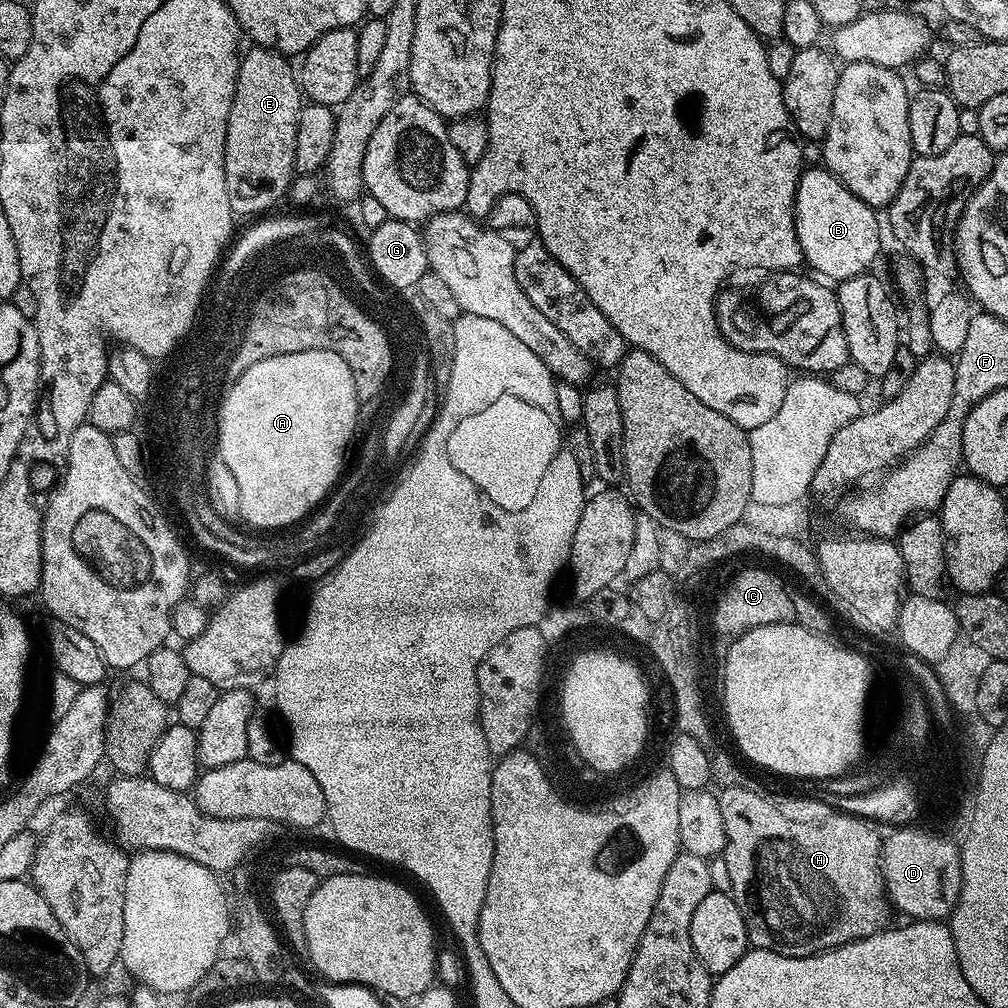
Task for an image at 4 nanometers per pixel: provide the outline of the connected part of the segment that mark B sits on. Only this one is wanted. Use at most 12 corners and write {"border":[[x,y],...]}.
{"border":[[827,168],[796,187],[807,267],[833,282],[880,252],[877,209]]}

